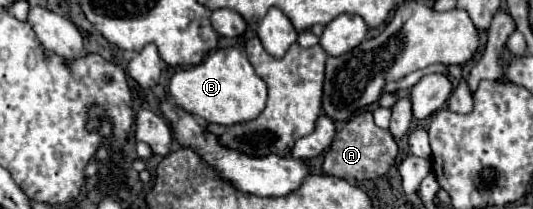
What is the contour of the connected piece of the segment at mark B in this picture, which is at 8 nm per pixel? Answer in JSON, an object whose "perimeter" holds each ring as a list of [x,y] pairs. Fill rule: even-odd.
{"perimeter":[[[235,47],[217,49],[205,61],[191,69],[181,69],[171,77],[169,95],[183,111],[191,113],[205,123],[219,123],[219,125],[233,125],[241,121],[255,119],[267,101],[267,85],[265,81],[253,71],[247,53]]]}

